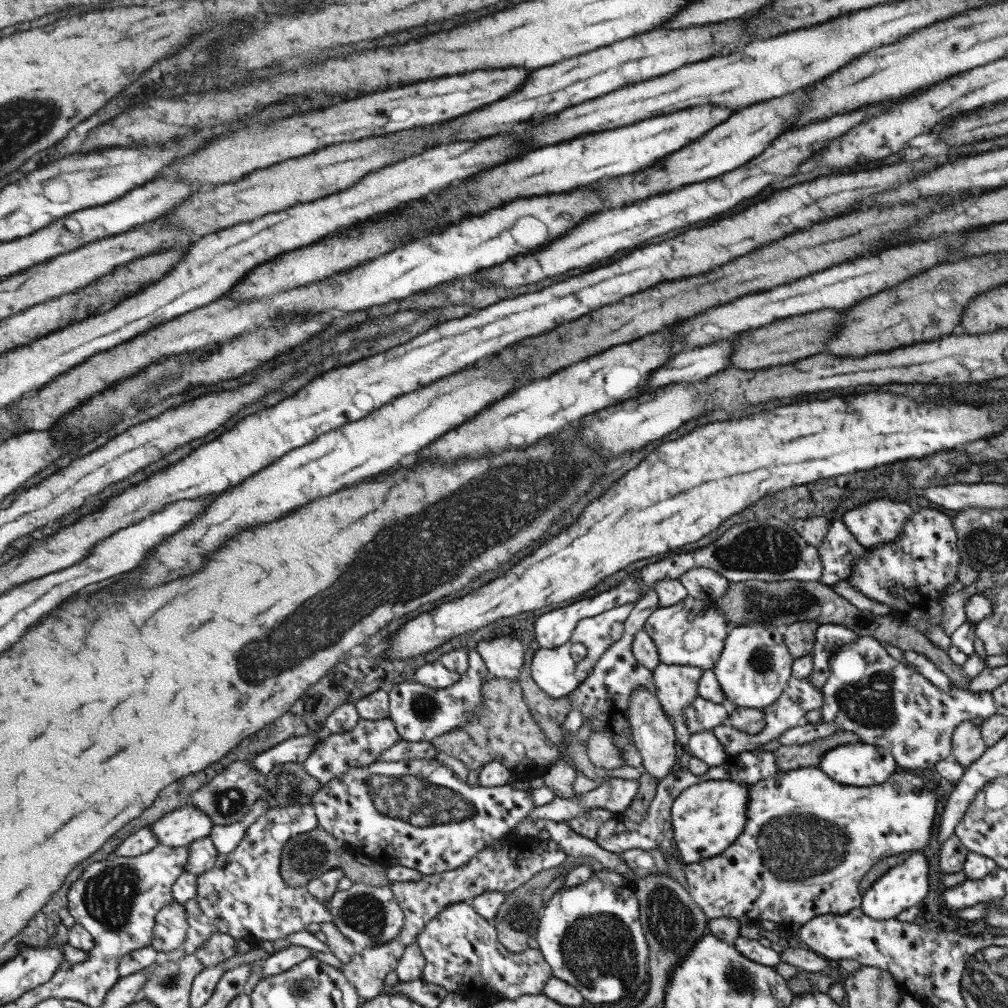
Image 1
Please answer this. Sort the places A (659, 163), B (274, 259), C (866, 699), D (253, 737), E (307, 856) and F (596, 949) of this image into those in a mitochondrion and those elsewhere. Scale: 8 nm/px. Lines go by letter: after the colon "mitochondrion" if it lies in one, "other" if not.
A: other
B: other
C: mitochondrion
D: other
E: mitochondrion
F: mitochondrion

